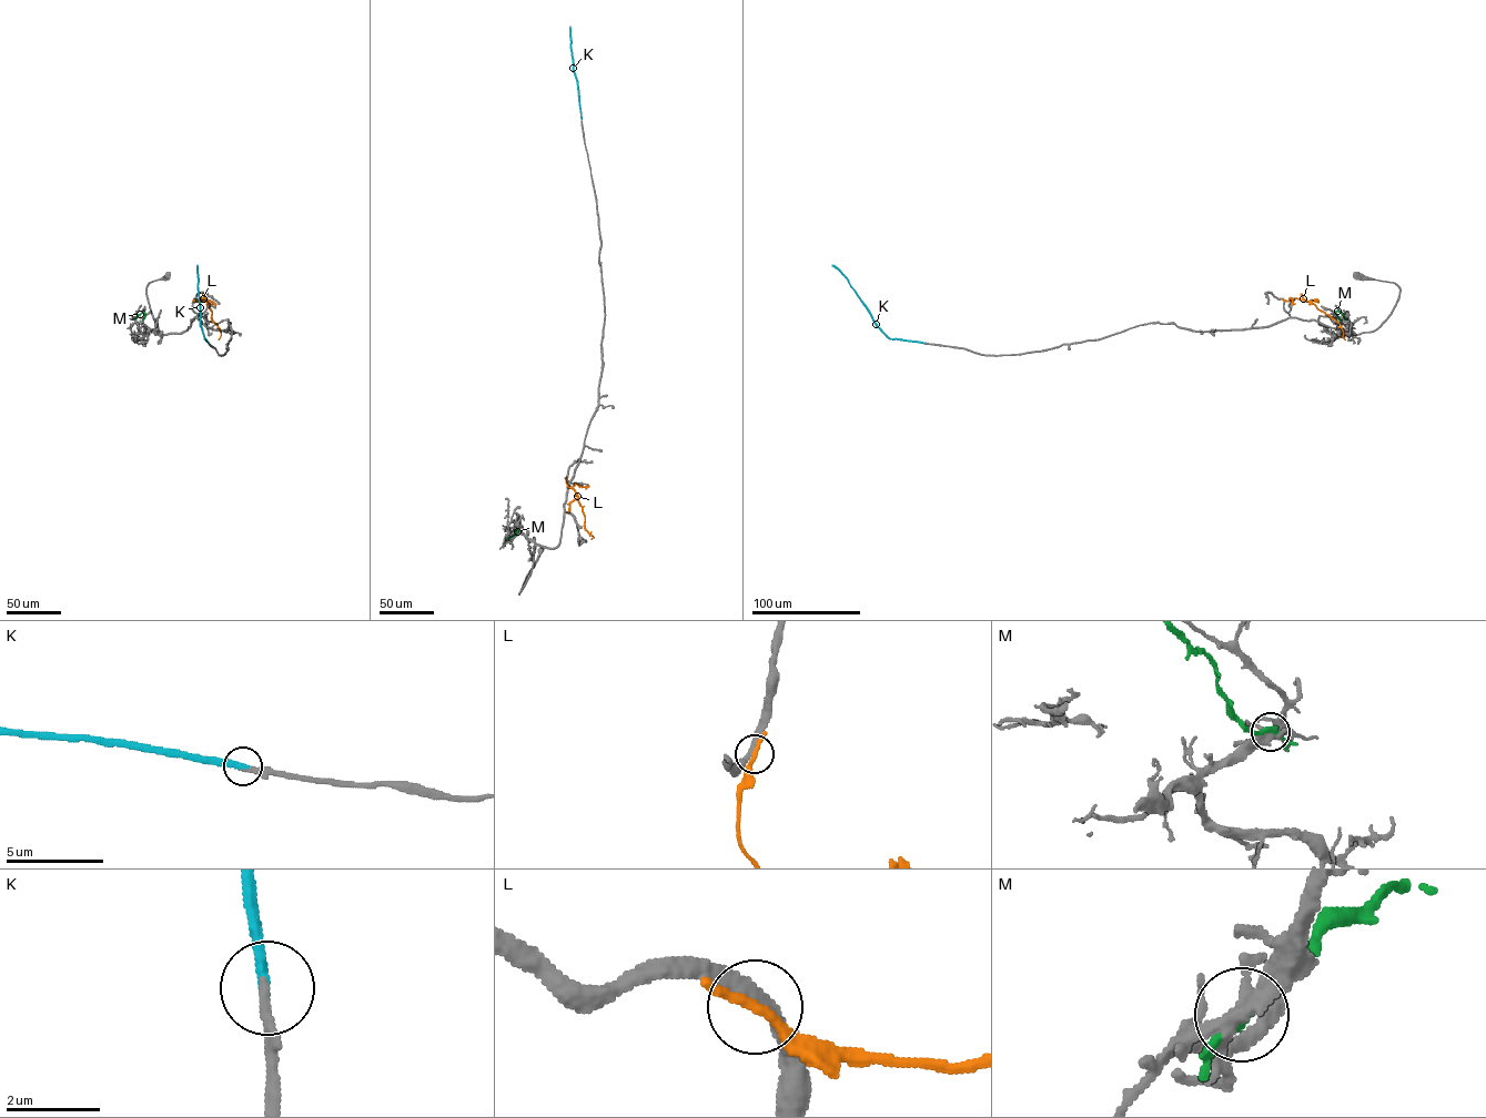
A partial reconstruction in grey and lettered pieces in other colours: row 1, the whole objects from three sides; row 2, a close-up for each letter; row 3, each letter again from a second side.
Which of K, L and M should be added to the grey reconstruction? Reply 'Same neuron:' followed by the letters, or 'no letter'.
Same neuron: K

